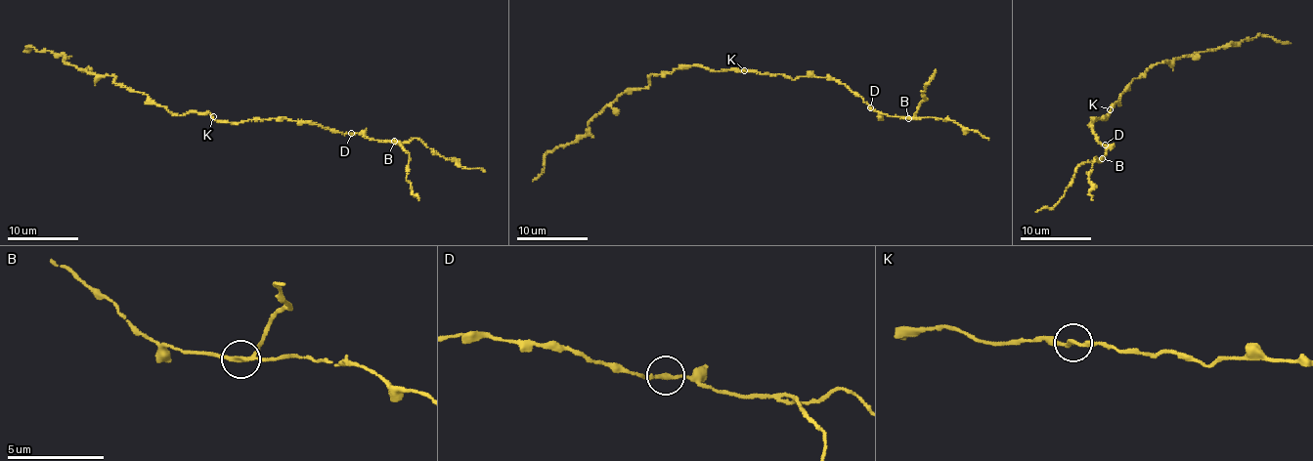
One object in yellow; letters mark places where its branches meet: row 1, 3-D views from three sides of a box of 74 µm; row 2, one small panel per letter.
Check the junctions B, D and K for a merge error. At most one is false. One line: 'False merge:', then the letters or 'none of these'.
False merge: B

